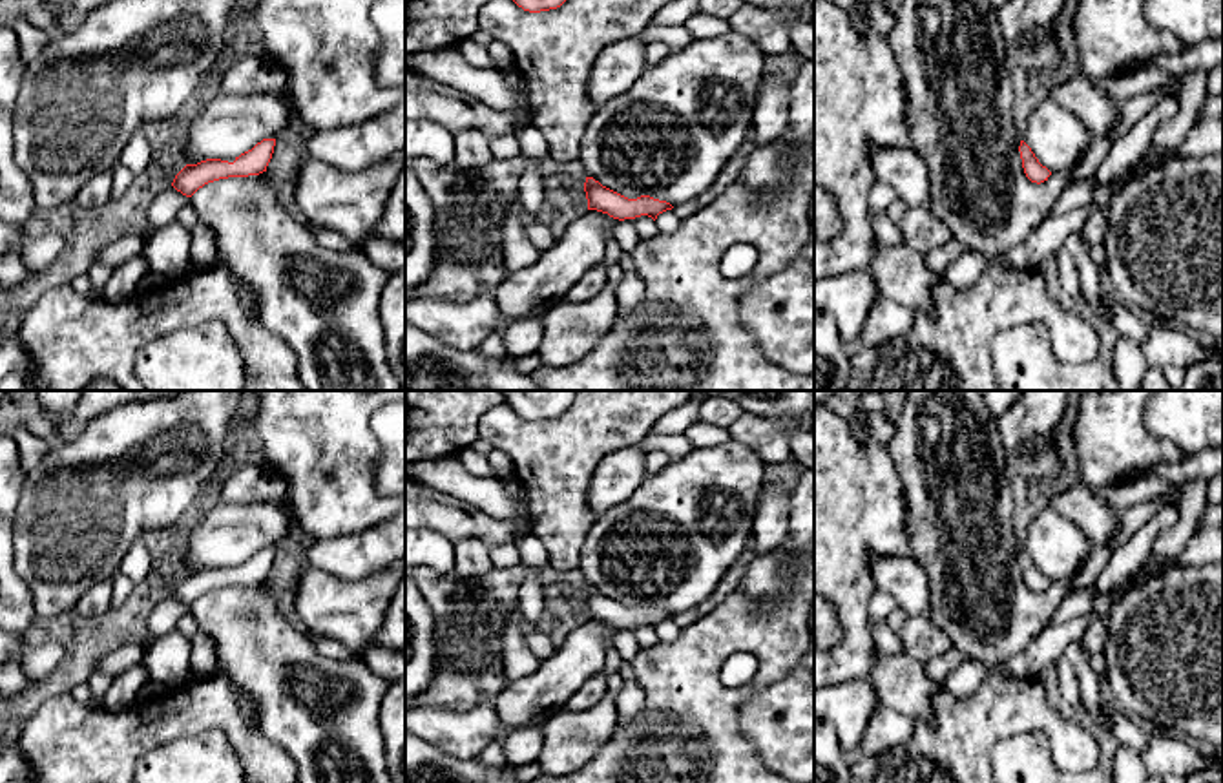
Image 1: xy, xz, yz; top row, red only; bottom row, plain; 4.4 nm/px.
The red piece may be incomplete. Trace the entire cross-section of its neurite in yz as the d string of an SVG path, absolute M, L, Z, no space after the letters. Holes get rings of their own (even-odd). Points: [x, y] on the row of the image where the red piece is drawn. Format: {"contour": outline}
{"contour": "M1020 141L1019 151L1020 151L1022 168L1024 168L1026 177L1037 184L1048 181L1051 172L1039 162L1035 153L1031 151L1031 148L1024 141Z"}

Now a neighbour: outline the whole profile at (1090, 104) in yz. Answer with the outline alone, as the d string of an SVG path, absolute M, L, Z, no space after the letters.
M1086 77L1055 86L1051 99L1073 113L1093 137L1108 135L1121 111L1121 104Z

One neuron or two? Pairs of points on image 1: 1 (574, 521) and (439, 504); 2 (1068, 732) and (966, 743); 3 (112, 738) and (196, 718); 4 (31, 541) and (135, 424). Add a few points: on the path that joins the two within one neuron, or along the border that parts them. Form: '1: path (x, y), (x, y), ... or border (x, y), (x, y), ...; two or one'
1: border (513, 480), (526, 493), (532, 532); two
2: path (1043, 720), (992, 720); one
3: path (132, 732), (176, 718); one
4: path (72, 521), (117, 477), (145, 473), (156, 464); one

